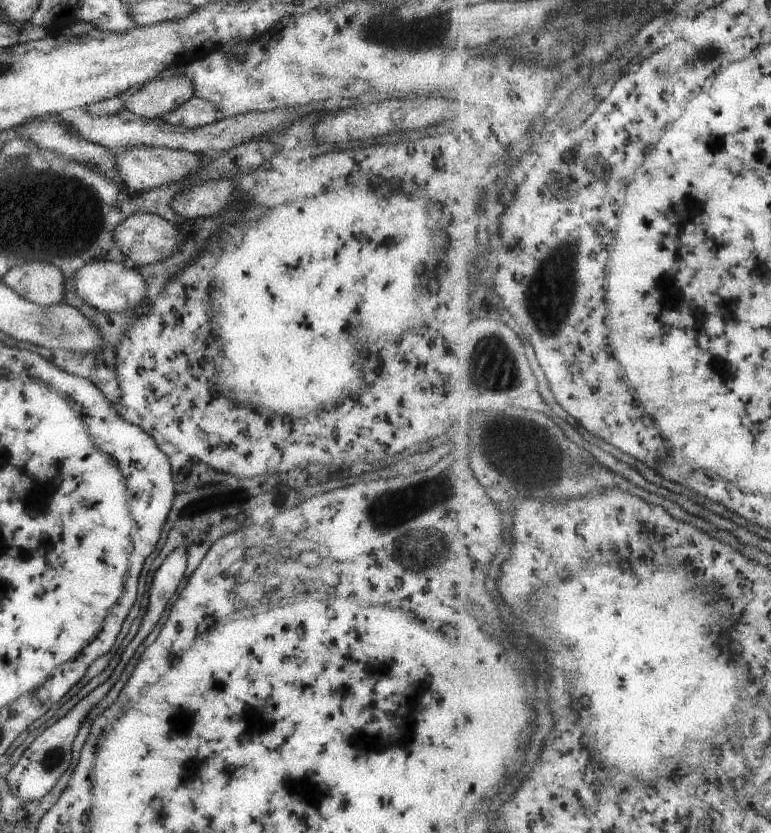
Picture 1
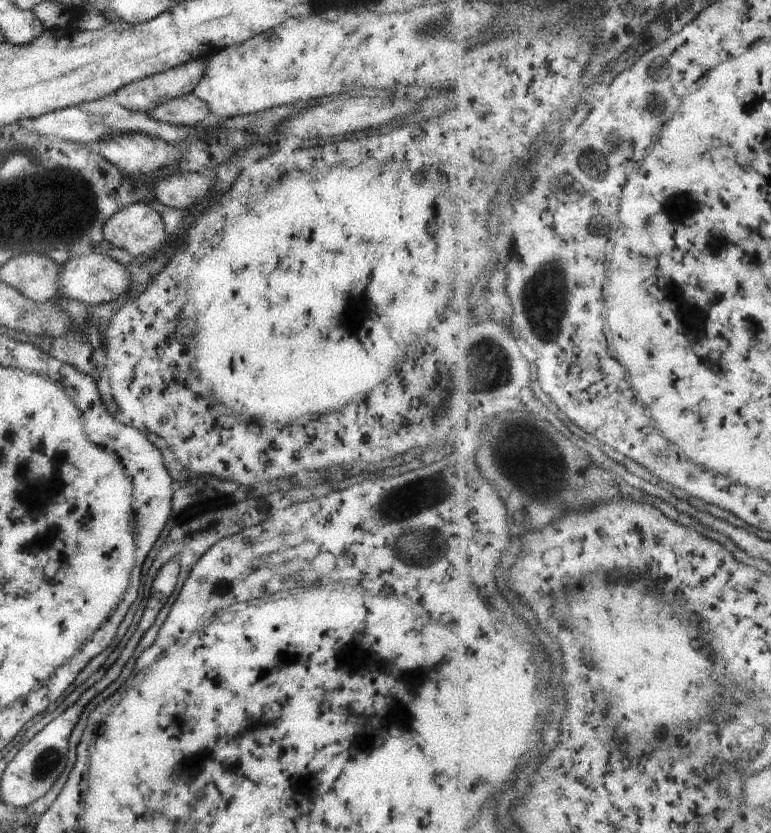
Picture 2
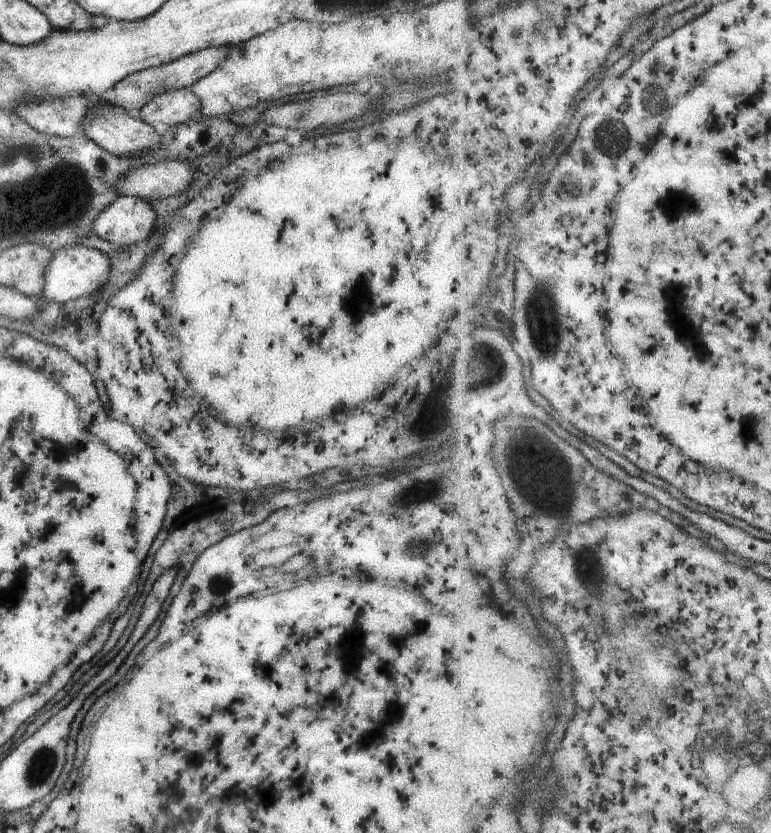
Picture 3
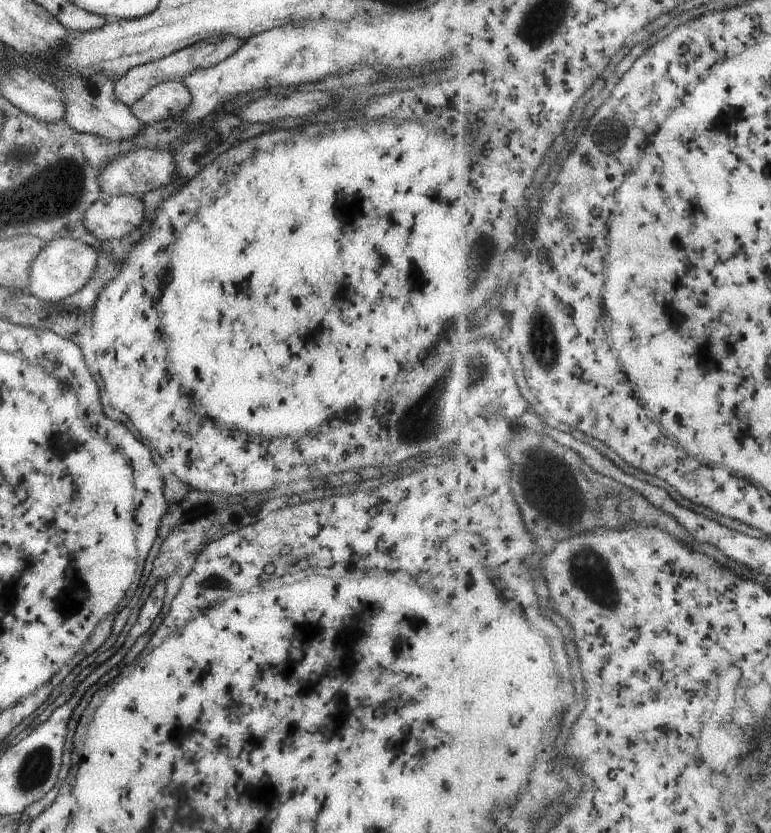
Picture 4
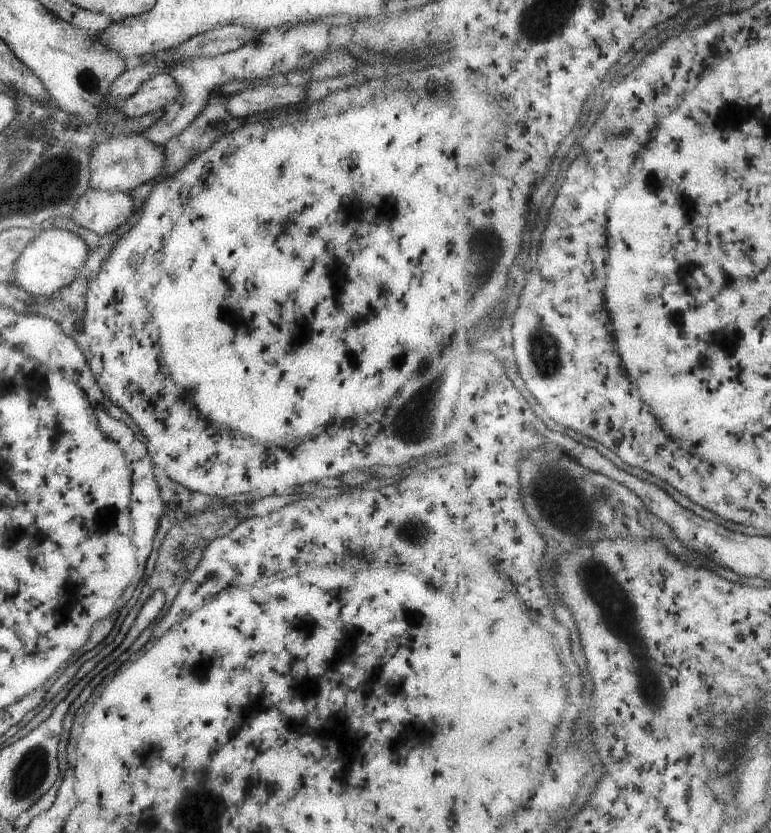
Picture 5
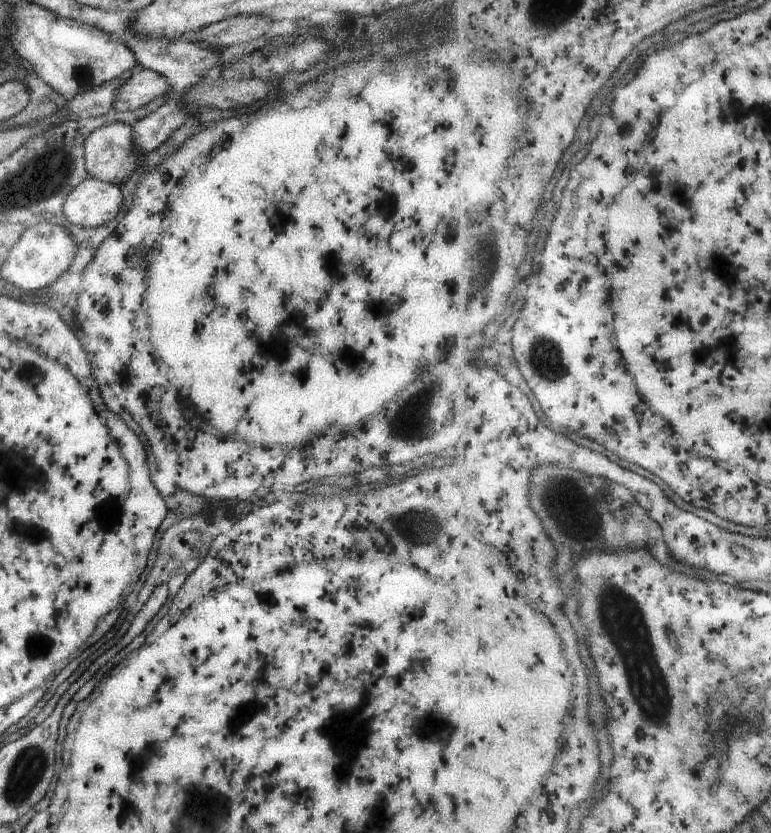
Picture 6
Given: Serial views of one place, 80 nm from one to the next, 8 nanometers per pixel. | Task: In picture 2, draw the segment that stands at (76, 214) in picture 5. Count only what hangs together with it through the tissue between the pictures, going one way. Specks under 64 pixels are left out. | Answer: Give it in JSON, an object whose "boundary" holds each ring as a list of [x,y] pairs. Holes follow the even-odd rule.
{"boundary":[[[133,202],[111,214],[103,224],[105,244],[127,250],[135,258],[153,257],[165,242],[165,230],[155,210]]]}

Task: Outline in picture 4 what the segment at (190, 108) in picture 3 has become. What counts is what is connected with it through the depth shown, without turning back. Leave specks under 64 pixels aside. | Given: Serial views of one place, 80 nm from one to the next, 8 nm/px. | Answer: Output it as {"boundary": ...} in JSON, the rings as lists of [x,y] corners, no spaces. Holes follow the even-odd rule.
{"boundary":[[[165,81],[152,86],[135,101],[130,111],[145,125],[170,118],[175,120],[190,103],[190,92],[183,83]]]}

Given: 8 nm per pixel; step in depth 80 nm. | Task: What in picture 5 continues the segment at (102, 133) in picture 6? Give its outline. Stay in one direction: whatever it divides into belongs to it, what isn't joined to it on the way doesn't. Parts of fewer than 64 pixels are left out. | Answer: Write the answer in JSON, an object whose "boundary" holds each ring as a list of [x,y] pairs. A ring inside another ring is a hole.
{"boundary":[[[123,135],[94,143],[88,158],[90,177],[88,186],[98,191],[121,191],[127,193],[145,182],[153,182],[152,179],[159,178],[163,166],[163,147],[153,144],[149,139],[141,135]]]}

